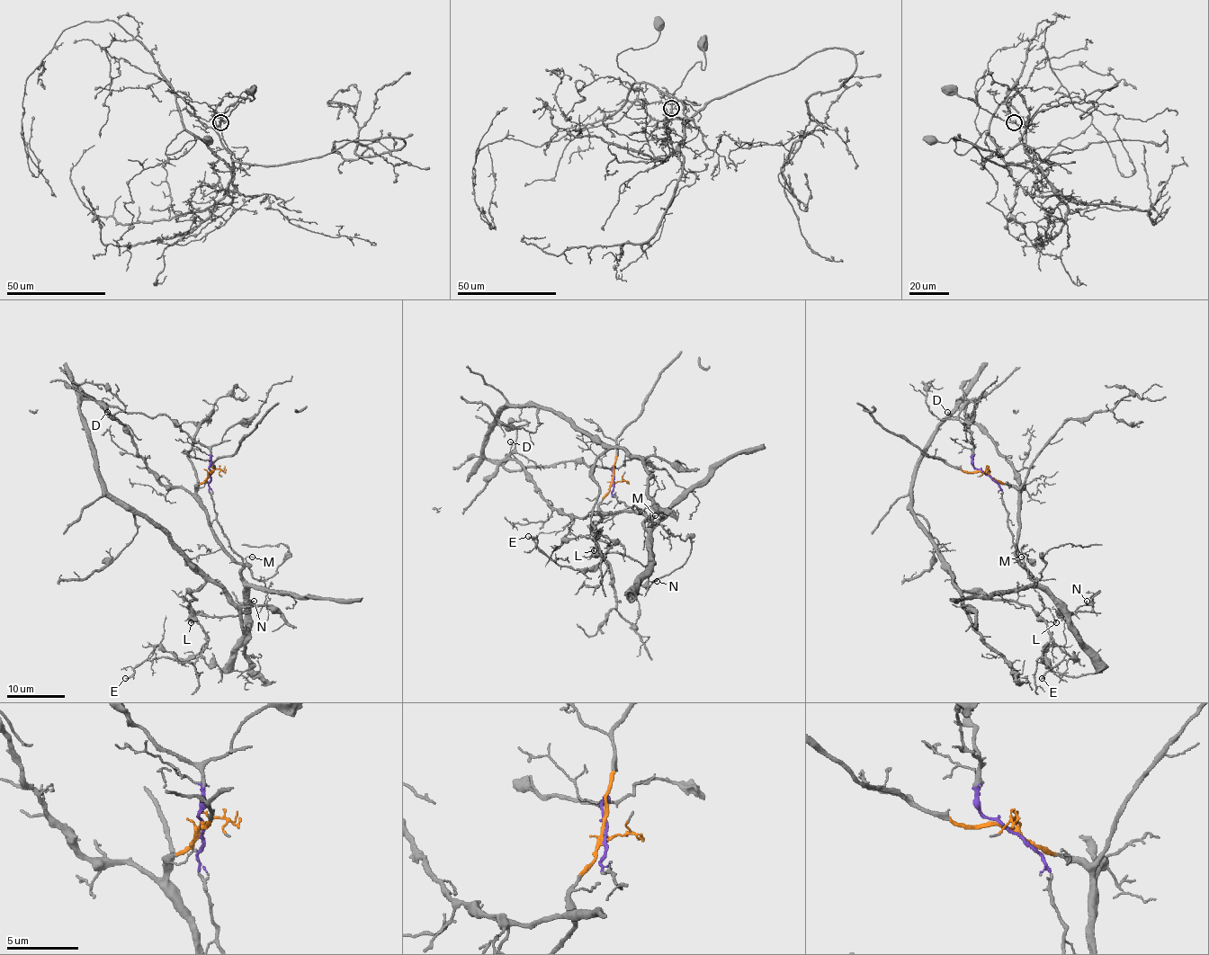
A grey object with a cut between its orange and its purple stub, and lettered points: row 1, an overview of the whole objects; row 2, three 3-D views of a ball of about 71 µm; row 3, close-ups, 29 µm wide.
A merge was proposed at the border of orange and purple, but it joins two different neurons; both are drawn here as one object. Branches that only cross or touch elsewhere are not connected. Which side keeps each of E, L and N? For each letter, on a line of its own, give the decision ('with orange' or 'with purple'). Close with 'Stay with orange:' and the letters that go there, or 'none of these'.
E: with purple
L: with purple
N: with orange
Stay with orange: N

